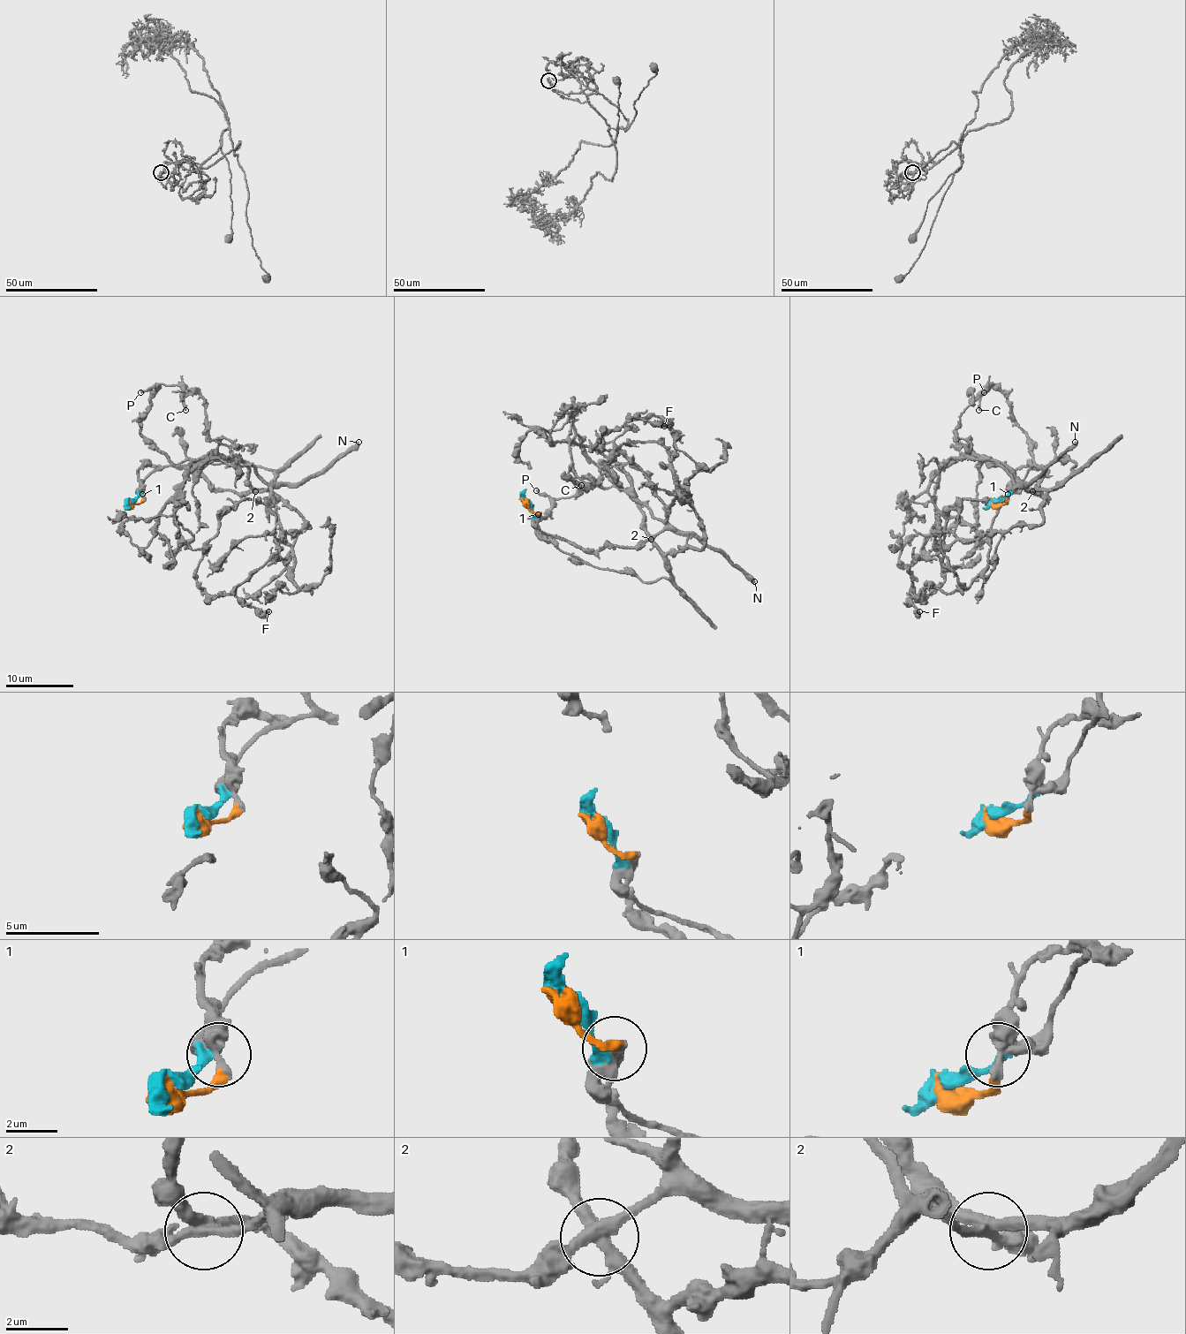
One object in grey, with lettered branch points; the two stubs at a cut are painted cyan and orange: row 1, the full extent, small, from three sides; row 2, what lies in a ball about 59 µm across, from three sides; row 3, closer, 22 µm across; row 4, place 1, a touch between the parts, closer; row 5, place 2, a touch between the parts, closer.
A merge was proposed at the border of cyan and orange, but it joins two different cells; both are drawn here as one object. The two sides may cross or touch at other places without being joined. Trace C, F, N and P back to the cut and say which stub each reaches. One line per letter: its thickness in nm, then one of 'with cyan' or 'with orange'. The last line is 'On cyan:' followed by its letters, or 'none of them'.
C: calibre 260 nm; with cyan
F: calibre 550 nm; with orange
N: calibre 480 nm; with cyan
P: calibre 240 nm; with cyan
On cyan: C, N, P

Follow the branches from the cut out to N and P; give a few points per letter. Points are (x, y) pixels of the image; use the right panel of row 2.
N: (992, 502), (1009, 496), (1033, 466), (1043, 469), (1039, 493), (1023, 486), (1043, 473), (1074, 442)
P: (992, 502), (1009, 496), (1033, 464), (1031, 440), (1017, 423), (1009, 401), (990, 387), (984, 392)

